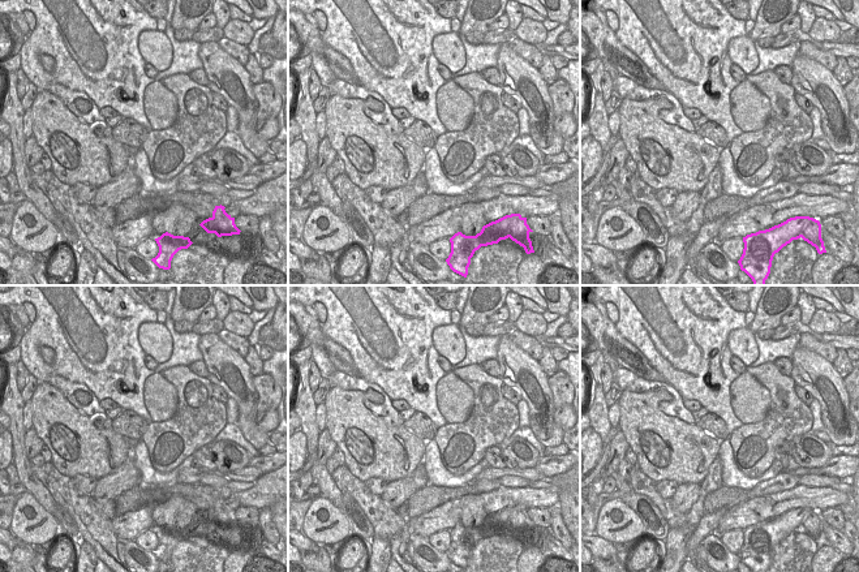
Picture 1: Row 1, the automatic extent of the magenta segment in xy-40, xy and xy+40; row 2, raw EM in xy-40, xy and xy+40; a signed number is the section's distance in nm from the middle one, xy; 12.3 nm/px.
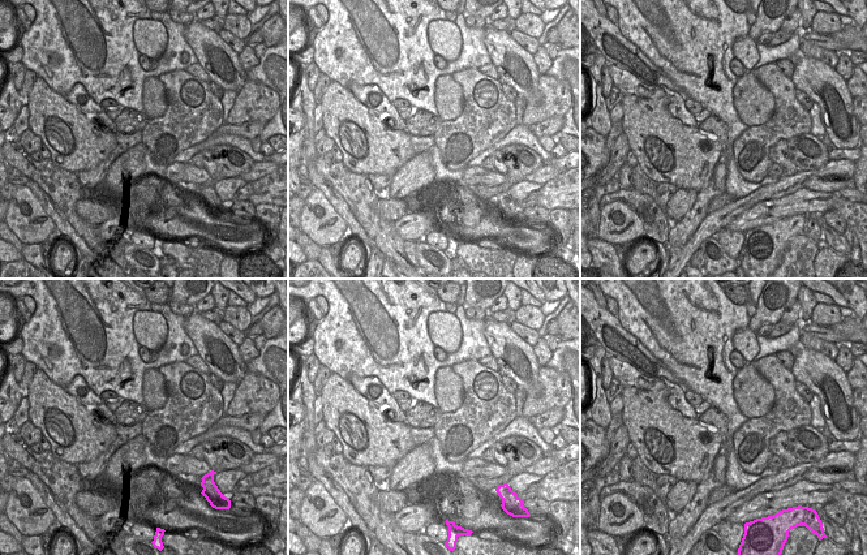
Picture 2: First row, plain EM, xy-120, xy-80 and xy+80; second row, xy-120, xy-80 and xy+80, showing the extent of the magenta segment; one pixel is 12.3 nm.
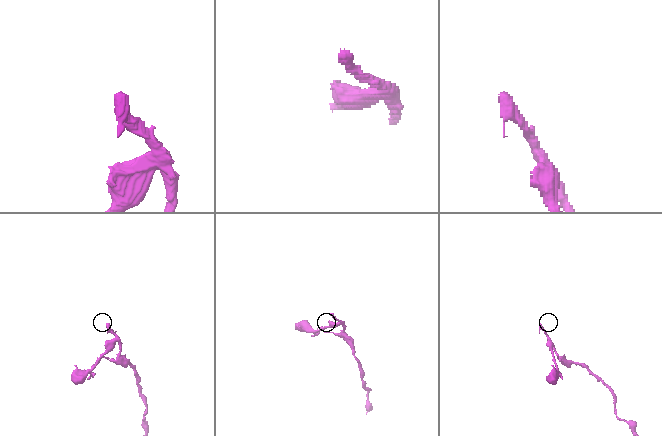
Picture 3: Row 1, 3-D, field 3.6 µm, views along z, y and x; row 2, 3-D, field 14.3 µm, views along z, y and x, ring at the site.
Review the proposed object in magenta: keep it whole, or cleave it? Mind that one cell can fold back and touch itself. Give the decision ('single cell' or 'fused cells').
fused cells

